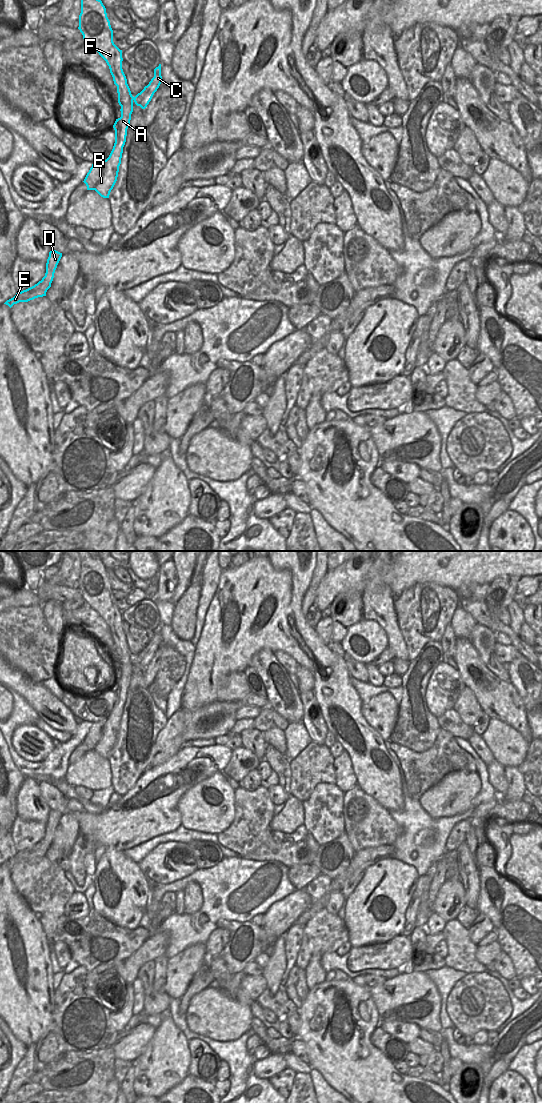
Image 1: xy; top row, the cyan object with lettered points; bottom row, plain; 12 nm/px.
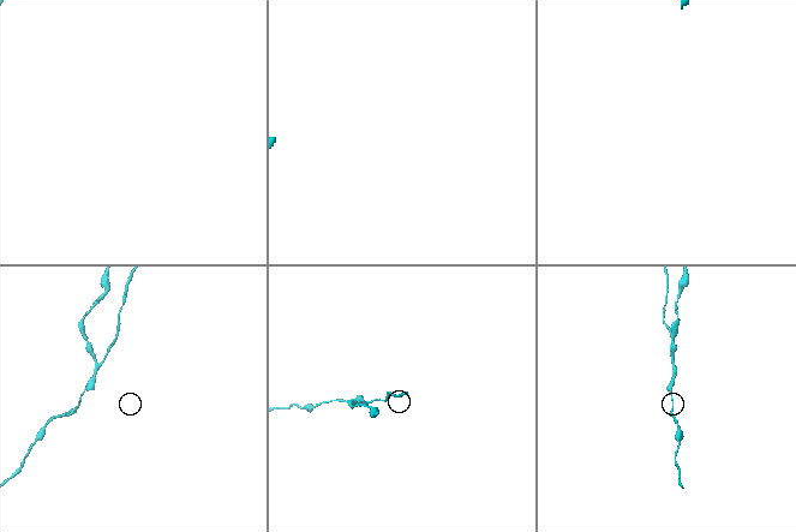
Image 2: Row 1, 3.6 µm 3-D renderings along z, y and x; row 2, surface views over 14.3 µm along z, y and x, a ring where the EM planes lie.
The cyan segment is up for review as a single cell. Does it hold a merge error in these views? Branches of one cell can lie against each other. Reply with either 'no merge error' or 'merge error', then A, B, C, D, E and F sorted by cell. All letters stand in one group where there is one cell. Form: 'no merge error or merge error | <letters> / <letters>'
merge error | A B C D E / F

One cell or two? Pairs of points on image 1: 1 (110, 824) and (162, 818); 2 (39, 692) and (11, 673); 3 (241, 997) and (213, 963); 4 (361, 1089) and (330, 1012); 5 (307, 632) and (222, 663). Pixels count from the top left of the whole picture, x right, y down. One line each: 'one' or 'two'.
1: one
2: one
3: one
4: one
5: two

